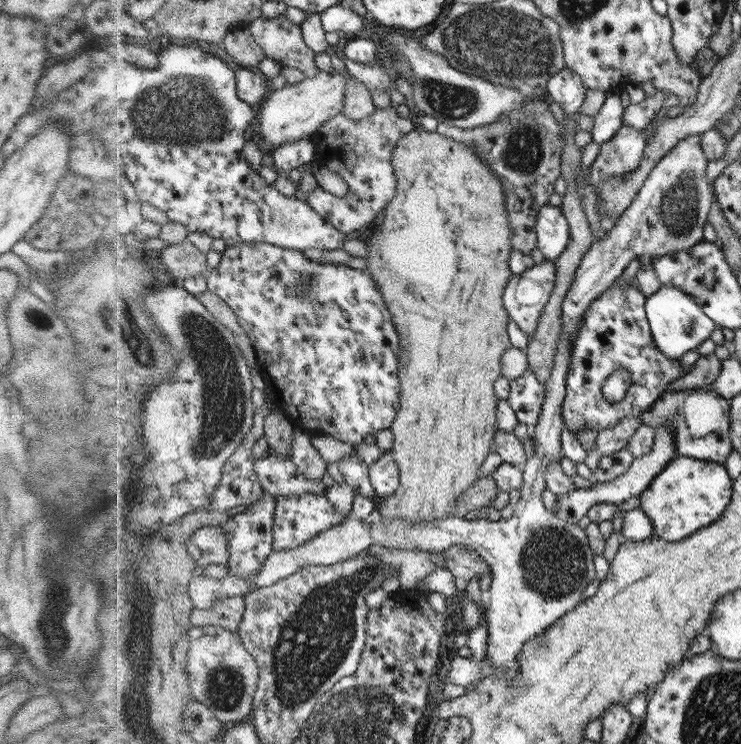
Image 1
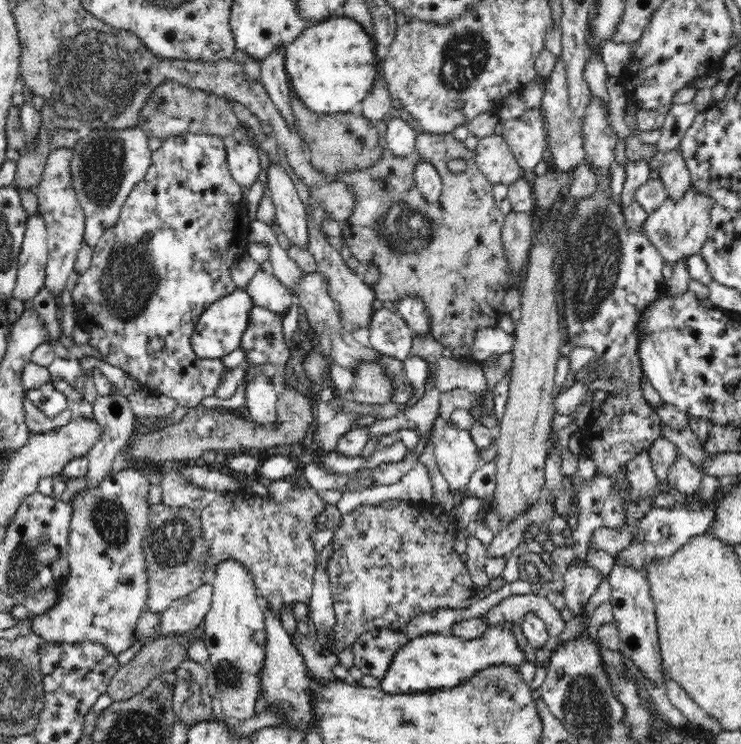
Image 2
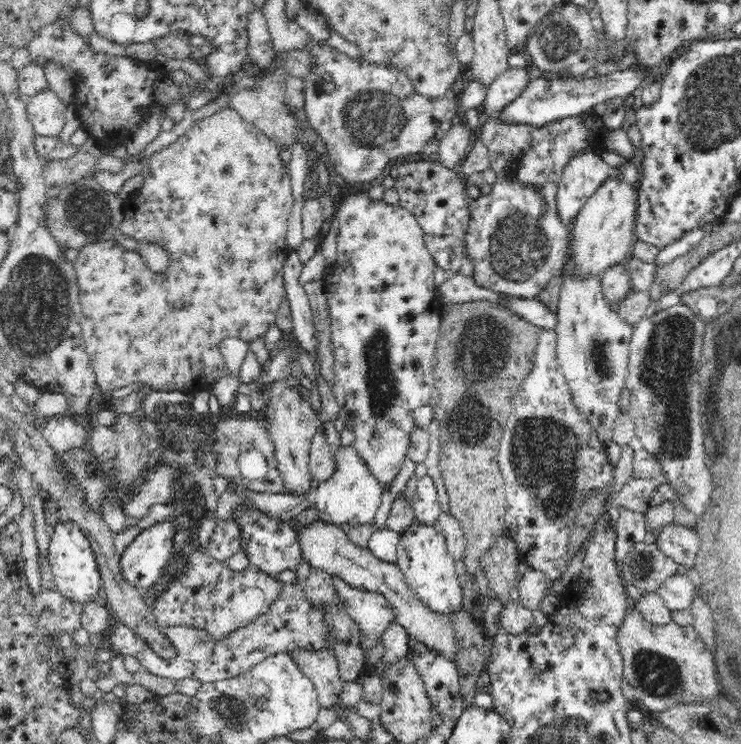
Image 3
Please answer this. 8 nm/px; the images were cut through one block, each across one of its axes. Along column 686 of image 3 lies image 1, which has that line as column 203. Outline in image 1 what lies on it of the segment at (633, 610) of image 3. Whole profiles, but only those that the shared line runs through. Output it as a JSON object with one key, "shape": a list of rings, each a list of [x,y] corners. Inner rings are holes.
{"shape":[[[218,625],[194,626],[189,639],[191,661],[187,671],[195,700],[207,704],[228,726],[253,717],[261,672],[258,659],[247,649],[242,635]]]}

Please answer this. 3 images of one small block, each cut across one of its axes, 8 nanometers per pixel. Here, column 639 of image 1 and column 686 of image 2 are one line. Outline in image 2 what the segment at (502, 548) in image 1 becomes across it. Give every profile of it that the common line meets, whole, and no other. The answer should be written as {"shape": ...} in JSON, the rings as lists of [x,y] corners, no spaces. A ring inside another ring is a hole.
{"shape":[[[694,184],[680,200],[666,198],[660,208],[651,212],[644,221],[644,233],[648,235],[650,242],[659,252],[663,260],[674,267],[680,260],[686,260],[693,254],[700,254],[702,246],[706,242],[710,218],[709,210],[714,204],[713,198],[706,197],[694,190]]]}

